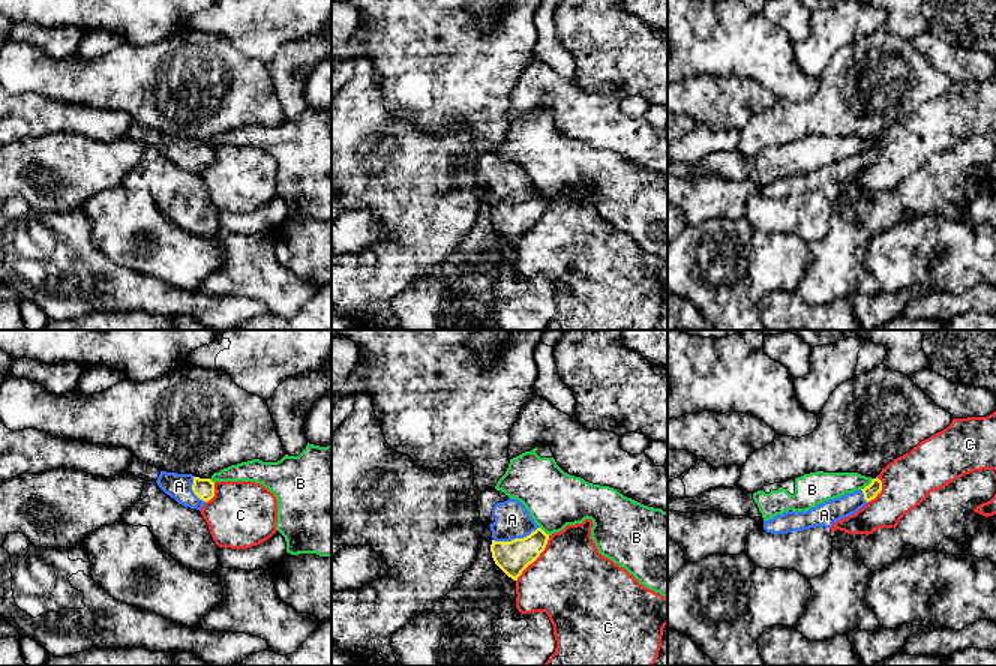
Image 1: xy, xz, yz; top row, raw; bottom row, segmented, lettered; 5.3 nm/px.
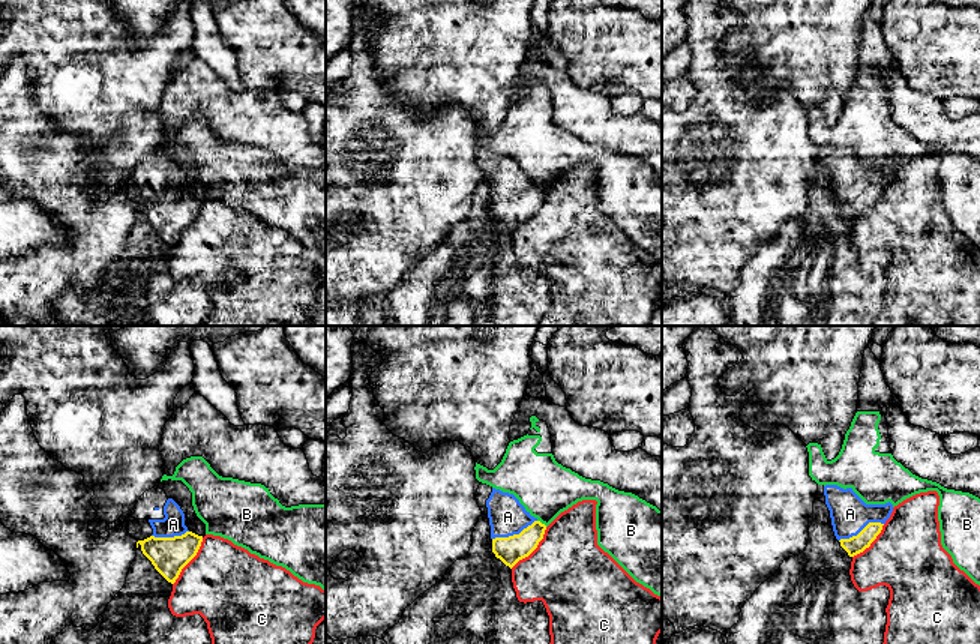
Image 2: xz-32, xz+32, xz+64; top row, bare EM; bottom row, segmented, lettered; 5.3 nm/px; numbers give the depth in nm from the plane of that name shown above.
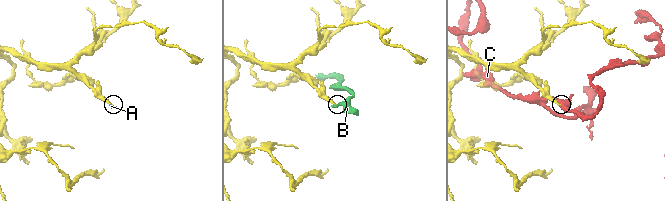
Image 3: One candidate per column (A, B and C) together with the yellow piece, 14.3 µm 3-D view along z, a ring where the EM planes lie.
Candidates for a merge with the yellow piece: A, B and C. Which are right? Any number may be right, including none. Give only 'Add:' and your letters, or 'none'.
Add: A

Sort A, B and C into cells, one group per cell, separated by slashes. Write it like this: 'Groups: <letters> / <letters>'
Groups: A / B / C

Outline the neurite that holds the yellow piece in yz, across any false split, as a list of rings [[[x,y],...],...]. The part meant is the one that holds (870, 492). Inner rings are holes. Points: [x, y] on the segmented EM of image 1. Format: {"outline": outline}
{"outline": [[[876,477],[864,489],[828,500],[807,512],[786,512],[770,520],[764,520],[764,530],[771,534],[788,534],[816,526],[831,528],[834,522],[855,514],[882,490],[882,482]]]}

